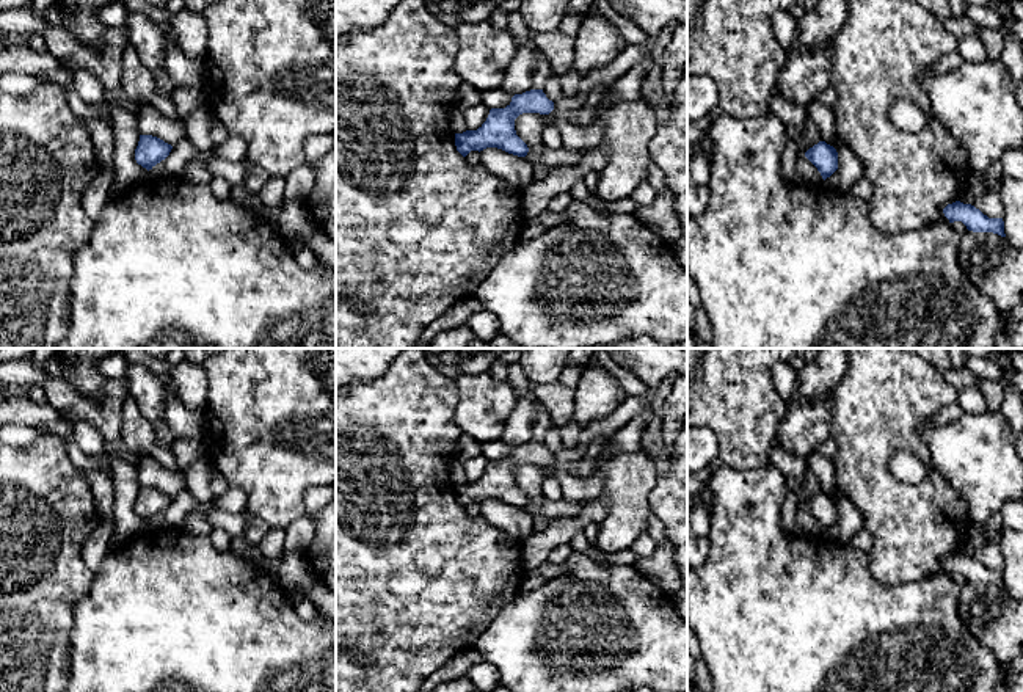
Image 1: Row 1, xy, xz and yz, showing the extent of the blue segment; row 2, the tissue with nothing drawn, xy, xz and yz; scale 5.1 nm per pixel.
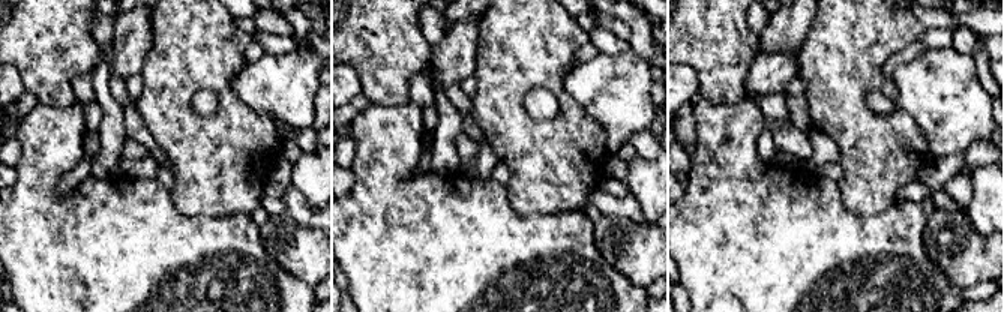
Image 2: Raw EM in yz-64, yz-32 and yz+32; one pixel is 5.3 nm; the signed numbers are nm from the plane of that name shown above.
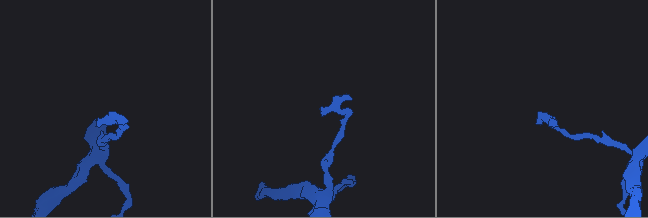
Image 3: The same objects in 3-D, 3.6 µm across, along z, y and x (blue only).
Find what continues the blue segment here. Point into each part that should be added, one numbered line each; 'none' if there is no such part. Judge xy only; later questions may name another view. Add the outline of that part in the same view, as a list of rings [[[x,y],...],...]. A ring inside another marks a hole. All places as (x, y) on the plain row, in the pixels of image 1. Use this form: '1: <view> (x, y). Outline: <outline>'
none

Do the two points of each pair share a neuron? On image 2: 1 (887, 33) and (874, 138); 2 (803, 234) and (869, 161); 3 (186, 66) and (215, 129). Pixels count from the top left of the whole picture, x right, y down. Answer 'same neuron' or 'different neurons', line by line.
1: same neuron
2: different neurons
3: same neuron

